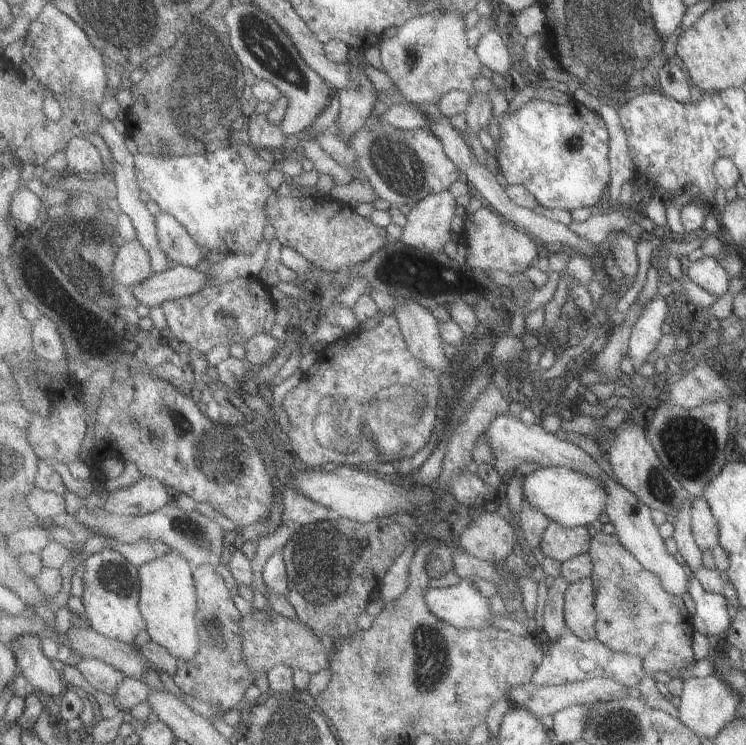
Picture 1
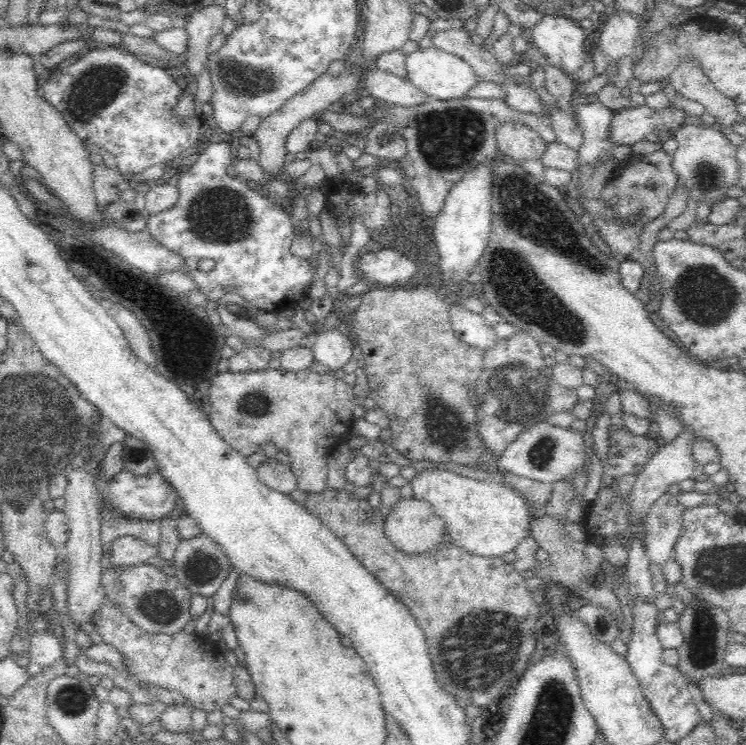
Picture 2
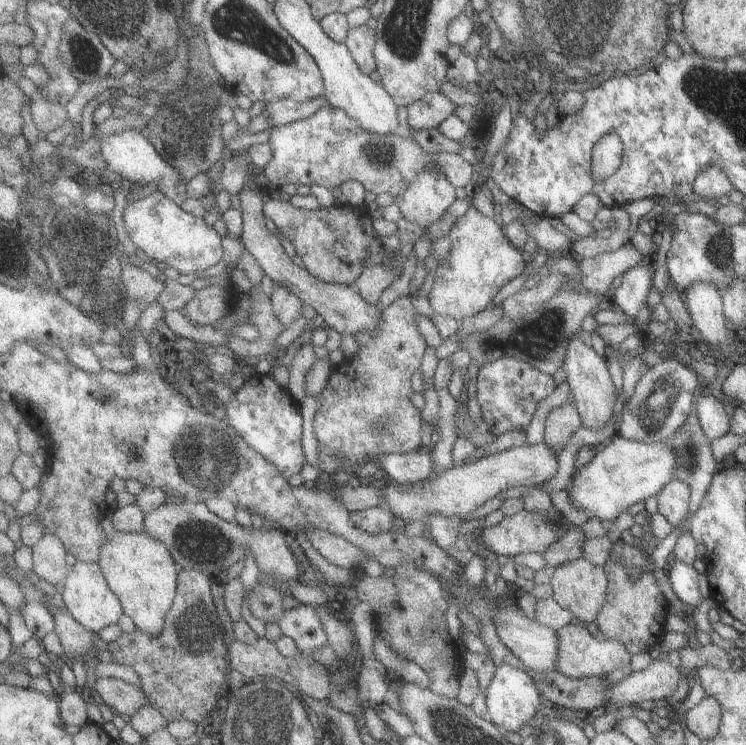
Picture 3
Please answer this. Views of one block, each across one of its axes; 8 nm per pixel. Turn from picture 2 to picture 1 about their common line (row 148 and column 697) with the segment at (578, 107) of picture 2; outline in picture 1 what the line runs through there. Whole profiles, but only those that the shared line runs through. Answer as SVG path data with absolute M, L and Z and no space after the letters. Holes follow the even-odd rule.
M697 578L691 580L689 594L691 594L693 602L697 604L695 630L699 634L703 634L703 636L715 636L715 638L719 638L723 642L725 632L729 628L725 596L707 592Z

